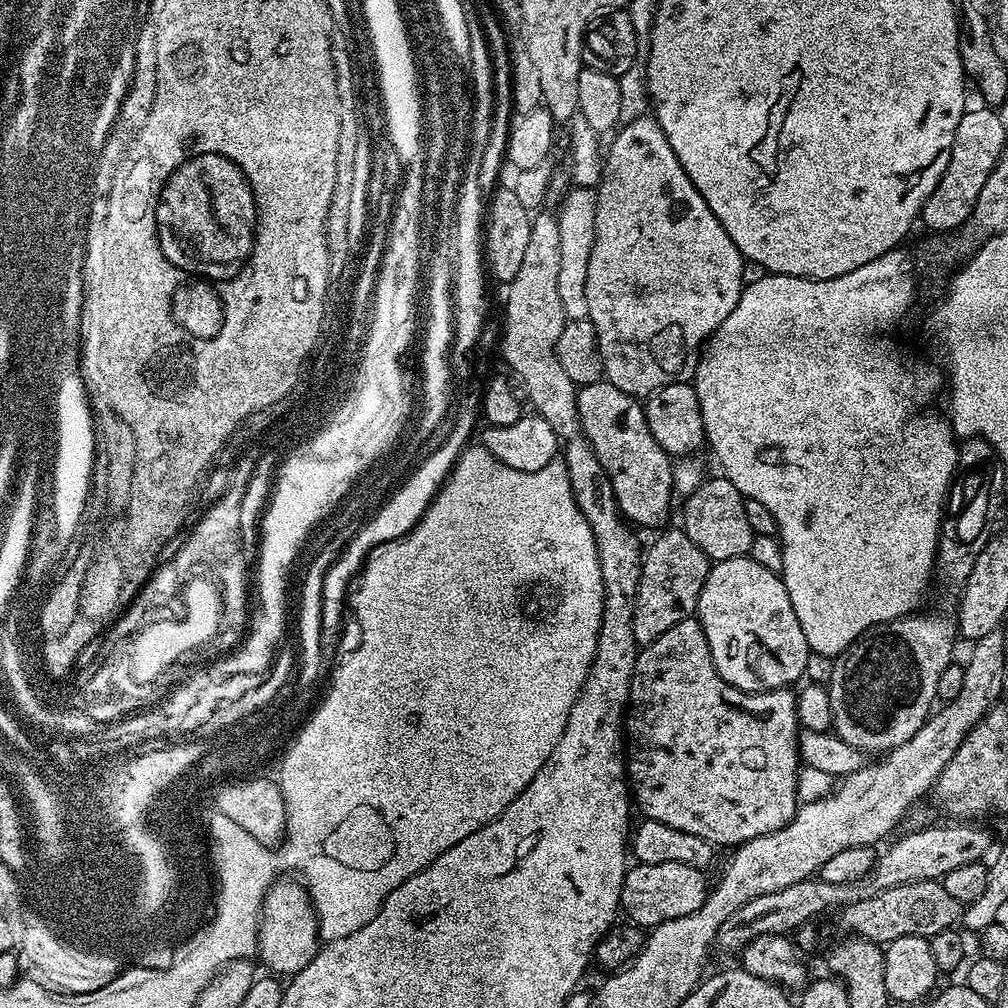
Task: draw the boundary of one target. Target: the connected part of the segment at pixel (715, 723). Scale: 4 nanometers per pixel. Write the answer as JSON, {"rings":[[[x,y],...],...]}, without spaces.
{"rings":[[[689,618],[678,622],[678,626],[670,626],[666,634],[654,638],[647,646],[636,653],[632,689],[628,695],[629,705],[626,709],[626,775],[630,785],[630,796],[640,807],[640,816],[654,822],[666,822],[666,826],[674,826],[674,830],[686,830],[686,834],[698,834],[698,838],[706,838],[713,846],[732,844],[739,846],[754,838],[762,838],[762,834],[774,834],[774,830],[782,830],[782,826],[796,817],[798,807],[798,774],[802,767],[798,737],[802,732],[799,714],[796,712],[797,693],[791,687],[775,688],[769,692],[743,692],[726,682],[718,674],[714,662],[710,658],[710,646],[706,642],[706,634],[700,621]]]}

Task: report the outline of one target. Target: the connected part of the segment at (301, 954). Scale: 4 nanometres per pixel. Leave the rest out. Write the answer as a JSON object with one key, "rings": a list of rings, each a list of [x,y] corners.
{"rings":[[[284,876],[278,878],[268,889],[264,896],[263,906],[261,908],[260,925],[257,928],[257,955],[263,964],[273,975],[293,976],[301,972],[316,956],[320,949],[319,939],[319,920],[316,917],[315,908],[312,900],[308,896],[307,889],[300,883],[294,881],[297,879]]]}

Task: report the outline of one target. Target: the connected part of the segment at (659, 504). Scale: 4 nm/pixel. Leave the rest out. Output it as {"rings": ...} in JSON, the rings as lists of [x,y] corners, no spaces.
{"rings":[[[601,378],[583,385],[577,391],[576,405],[581,433],[608,475],[620,515],[633,525],[659,529],[659,524],[667,518],[672,508],[674,460],[666,450],[662,450],[662,446],[658,446],[654,434],[650,434],[644,404],[637,397],[618,390],[618,386]]]}

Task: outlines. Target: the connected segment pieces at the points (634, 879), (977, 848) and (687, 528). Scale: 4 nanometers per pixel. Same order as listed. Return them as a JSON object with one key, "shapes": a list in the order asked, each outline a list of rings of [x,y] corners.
{"shapes":[[[[658,862],[657,864],[633,863],[624,874],[620,906],[633,925],[651,930],[662,922],[694,914],[707,898],[710,884],[704,881],[705,873],[682,862]]],[[[960,824],[954,828],[922,828],[901,838],[897,844],[879,853],[873,868],[870,884],[873,889],[893,888],[906,882],[940,880],[950,870],[963,864],[975,864],[985,859],[988,852],[988,836],[980,828],[966,828]]],[[[723,474],[709,475],[700,481],[700,485],[688,496],[683,497],[684,524],[682,531],[708,555],[709,561],[715,562],[726,558],[747,556],[752,550],[754,535],[750,522],[746,519],[745,498]]]]}

